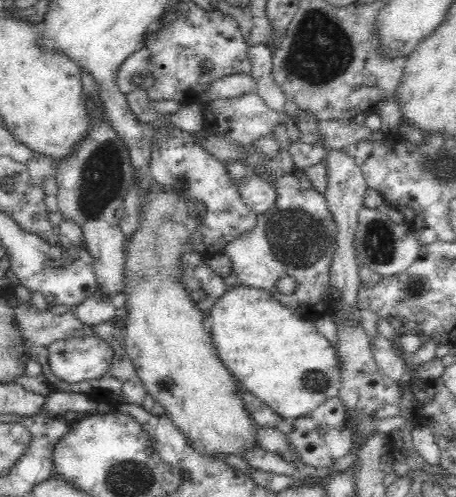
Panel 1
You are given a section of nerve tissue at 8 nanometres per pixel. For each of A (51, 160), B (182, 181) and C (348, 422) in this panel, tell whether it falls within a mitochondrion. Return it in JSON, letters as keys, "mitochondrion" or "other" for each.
{"A":"other","B":"mitochondrion","C":"other"}

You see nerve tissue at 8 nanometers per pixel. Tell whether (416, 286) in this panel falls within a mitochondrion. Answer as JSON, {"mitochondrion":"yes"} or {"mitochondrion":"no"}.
{"mitochondrion":"yes"}

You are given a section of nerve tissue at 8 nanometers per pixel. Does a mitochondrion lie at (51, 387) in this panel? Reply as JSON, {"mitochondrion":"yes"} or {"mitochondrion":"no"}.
{"mitochondrion":"no"}

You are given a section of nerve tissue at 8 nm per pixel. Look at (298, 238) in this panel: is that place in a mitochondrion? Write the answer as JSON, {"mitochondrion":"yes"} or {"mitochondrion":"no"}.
{"mitochondrion":"yes"}

